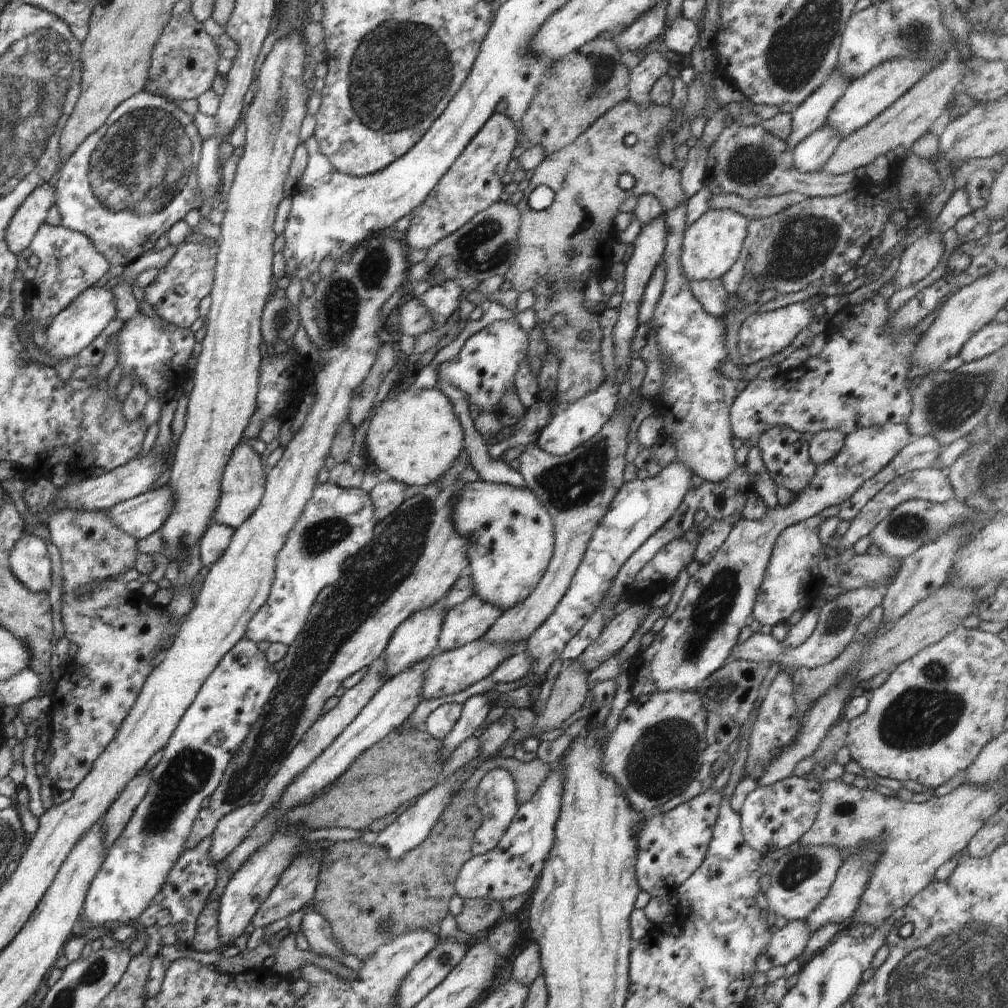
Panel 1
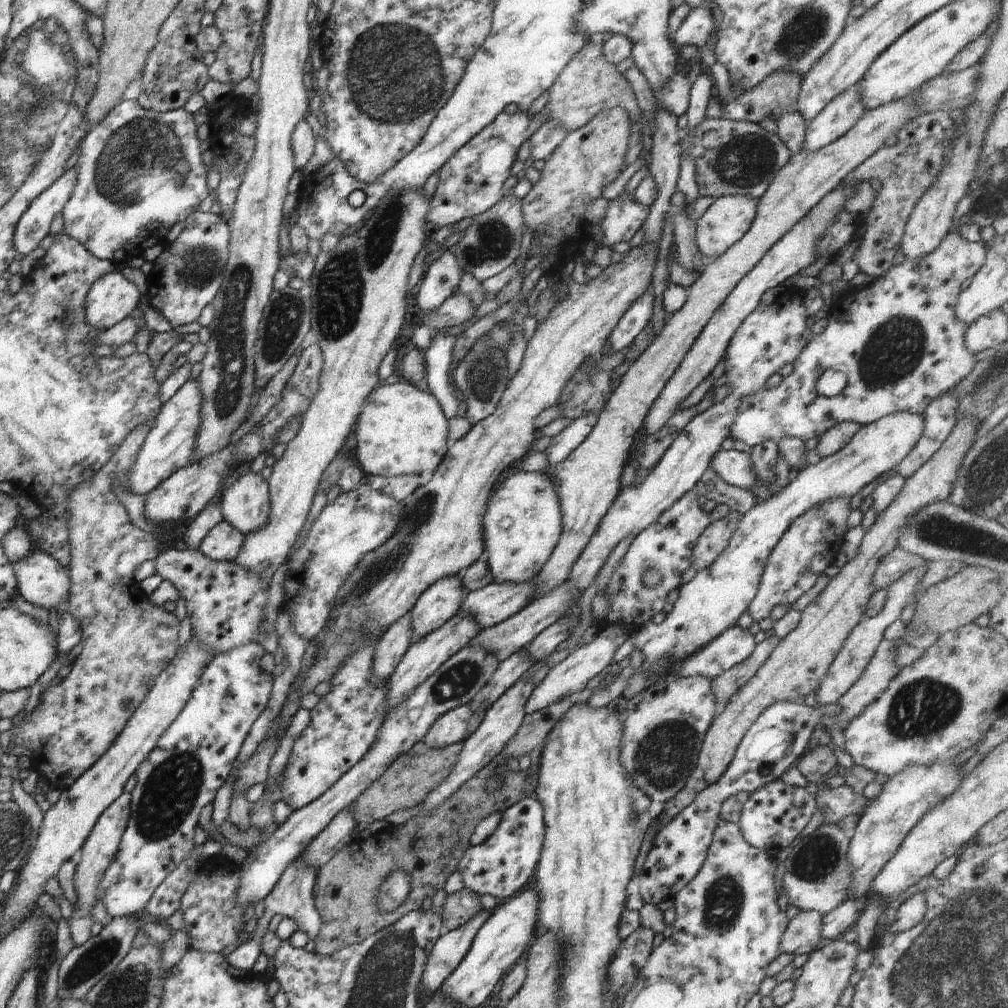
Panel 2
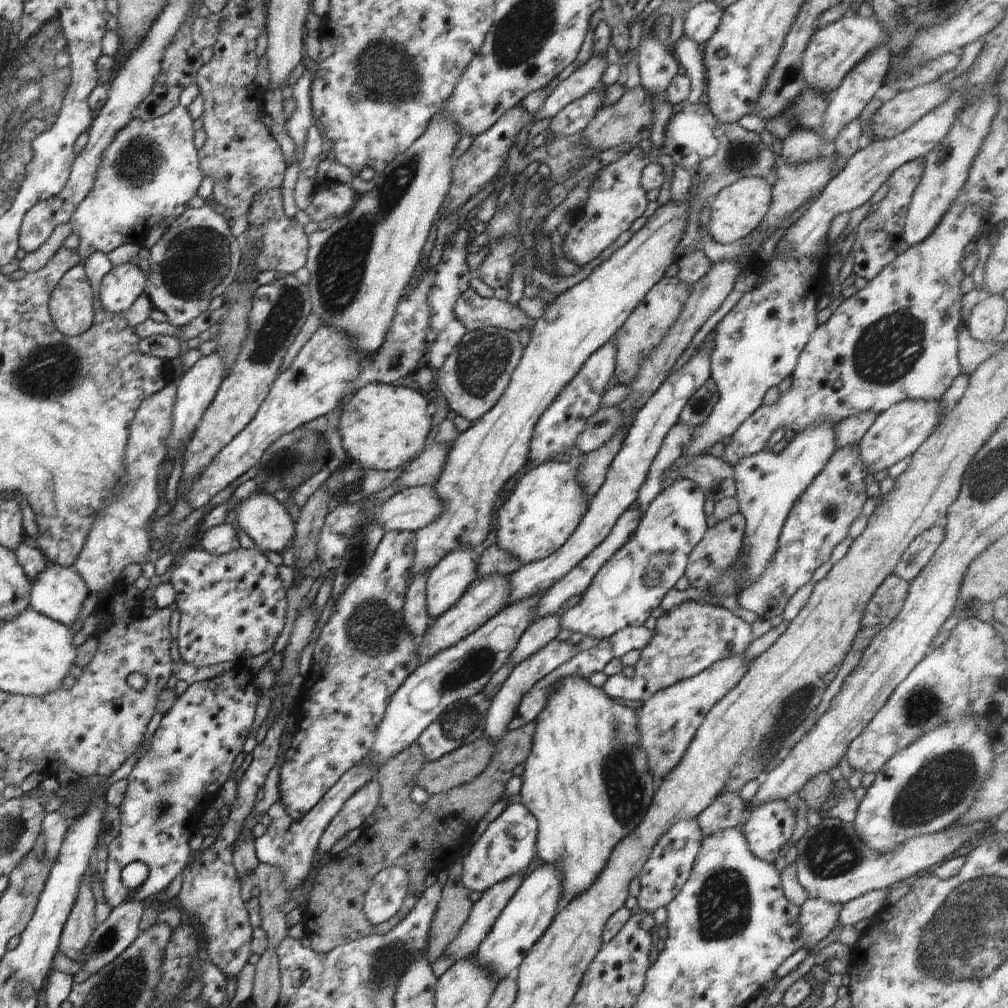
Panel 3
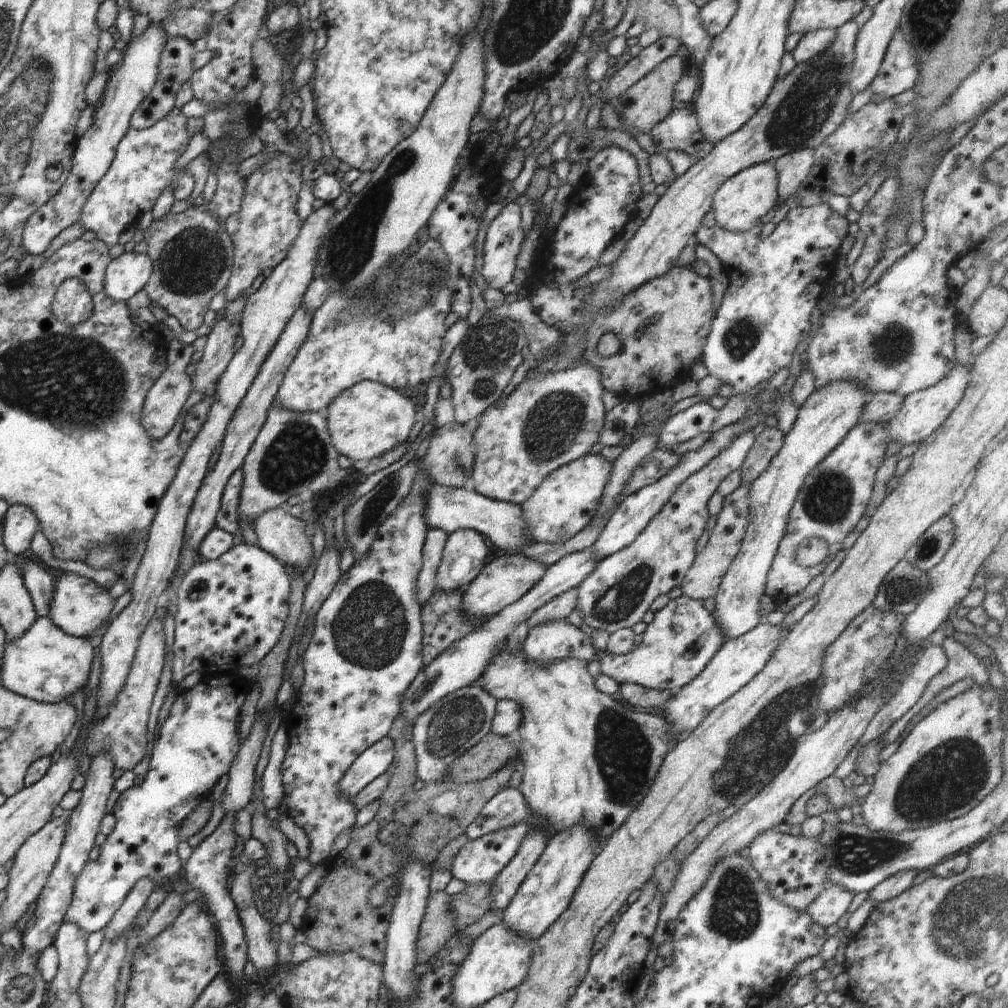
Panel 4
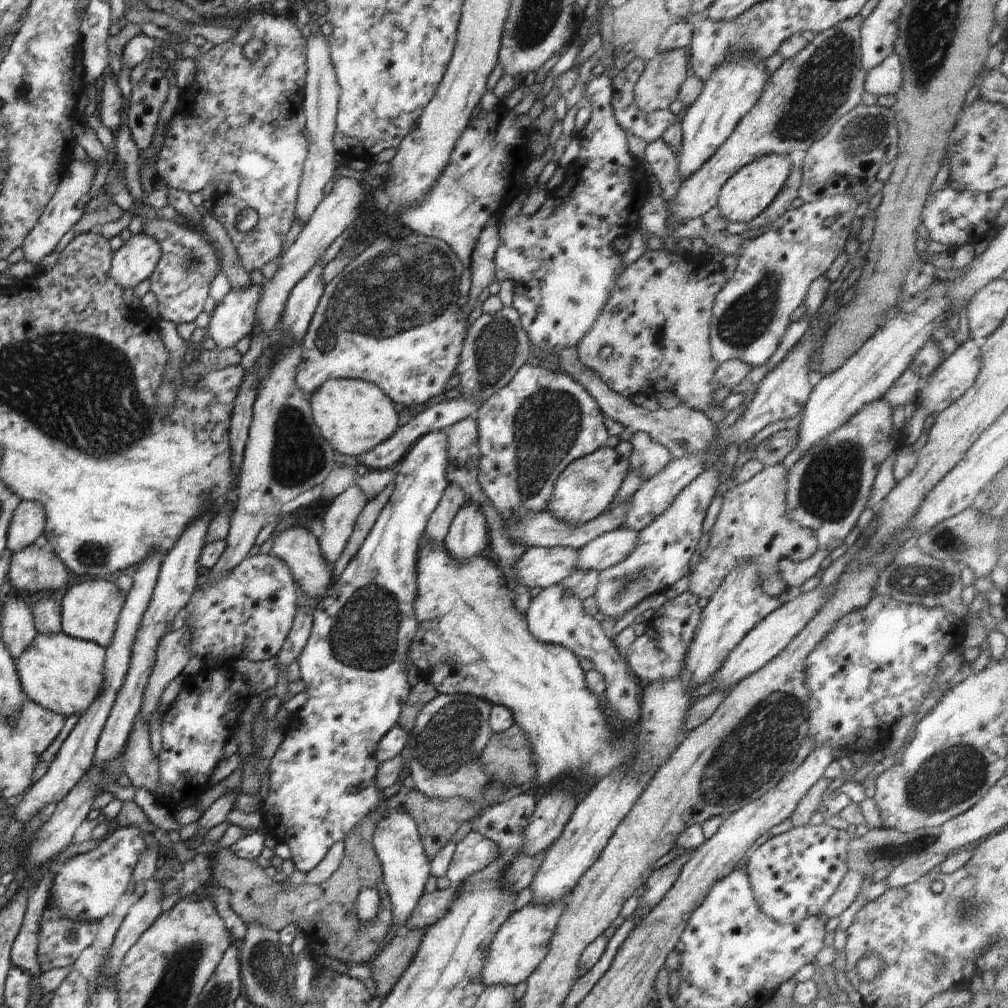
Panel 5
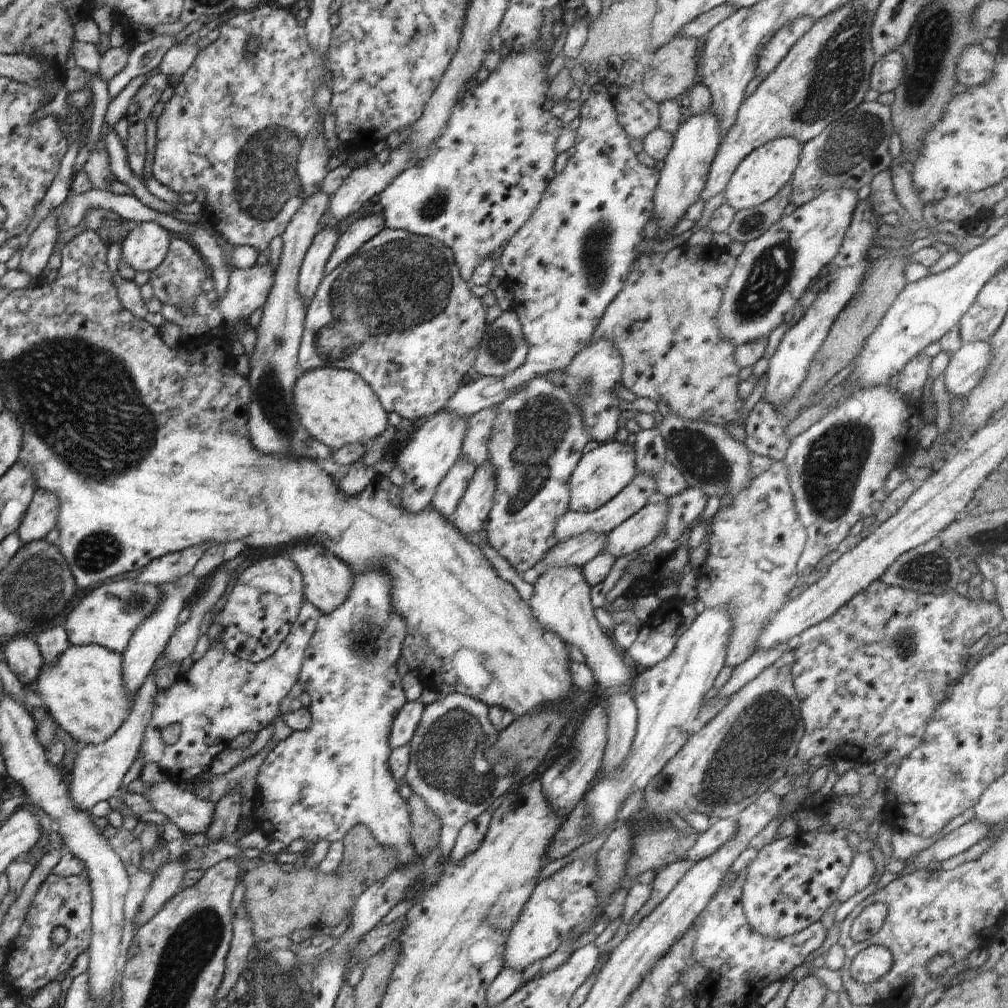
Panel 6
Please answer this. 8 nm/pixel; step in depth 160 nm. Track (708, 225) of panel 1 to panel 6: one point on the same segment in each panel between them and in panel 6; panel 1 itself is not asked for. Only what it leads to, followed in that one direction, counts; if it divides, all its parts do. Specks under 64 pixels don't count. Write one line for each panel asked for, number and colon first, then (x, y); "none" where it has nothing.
2: (729, 217)
3: (738, 209)
4: (742, 201)
5: (750, 191)
6: (760, 176)

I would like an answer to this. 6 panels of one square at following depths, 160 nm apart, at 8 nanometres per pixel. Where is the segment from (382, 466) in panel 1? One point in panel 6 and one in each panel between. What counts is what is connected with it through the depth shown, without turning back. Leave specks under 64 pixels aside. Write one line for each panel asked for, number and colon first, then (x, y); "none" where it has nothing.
2: (400, 430)
3: (381, 426)
4: (368, 419)
5: (354, 416)
6: (335, 406)

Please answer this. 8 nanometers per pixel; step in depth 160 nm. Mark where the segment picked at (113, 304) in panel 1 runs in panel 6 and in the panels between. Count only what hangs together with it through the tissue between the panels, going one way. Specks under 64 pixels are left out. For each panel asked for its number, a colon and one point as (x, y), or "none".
2: (112, 298)
3: (124, 283)
4: (128, 273)
5: (136, 259)
6: (144, 248)

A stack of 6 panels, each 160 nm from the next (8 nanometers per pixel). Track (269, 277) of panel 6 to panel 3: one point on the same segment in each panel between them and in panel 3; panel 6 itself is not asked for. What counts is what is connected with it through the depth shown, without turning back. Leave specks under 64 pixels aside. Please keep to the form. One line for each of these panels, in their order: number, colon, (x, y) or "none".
3: (196, 389)
4: (219, 349)
5: (234, 317)

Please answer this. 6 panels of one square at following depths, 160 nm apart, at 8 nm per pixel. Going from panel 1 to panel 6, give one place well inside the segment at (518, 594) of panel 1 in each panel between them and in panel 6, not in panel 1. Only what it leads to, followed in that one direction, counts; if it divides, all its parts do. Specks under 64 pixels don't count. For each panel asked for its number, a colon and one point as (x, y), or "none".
2: (522, 522)
3: (547, 504)
4: (565, 502)
5: (588, 486)
6: (602, 472)

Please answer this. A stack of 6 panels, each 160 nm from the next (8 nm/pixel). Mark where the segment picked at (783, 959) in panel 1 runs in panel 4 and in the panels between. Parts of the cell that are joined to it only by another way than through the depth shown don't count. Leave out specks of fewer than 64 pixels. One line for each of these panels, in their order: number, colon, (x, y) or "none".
2: (803, 935)
3: (818, 917)
4: (835, 900)

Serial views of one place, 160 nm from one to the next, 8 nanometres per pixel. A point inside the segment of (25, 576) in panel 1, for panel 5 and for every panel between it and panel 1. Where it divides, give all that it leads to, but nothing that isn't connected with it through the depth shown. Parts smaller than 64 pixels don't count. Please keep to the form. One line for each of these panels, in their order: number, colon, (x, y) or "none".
2: (42, 581)
3: (58, 592)
4: (80, 606)
5: (90, 610)

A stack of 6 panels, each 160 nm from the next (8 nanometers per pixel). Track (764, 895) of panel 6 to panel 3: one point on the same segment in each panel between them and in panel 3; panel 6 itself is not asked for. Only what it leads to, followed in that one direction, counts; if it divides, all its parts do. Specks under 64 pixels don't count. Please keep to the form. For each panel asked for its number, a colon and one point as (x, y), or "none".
3: (767, 828)
4: (795, 873)
5: (793, 875)

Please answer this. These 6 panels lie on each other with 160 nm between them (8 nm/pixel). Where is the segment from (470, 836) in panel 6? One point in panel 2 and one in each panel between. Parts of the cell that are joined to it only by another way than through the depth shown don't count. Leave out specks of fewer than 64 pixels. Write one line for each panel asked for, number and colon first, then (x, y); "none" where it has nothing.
2: (500, 866)
3: (506, 847)
4: (479, 860)
5: (473, 852)

